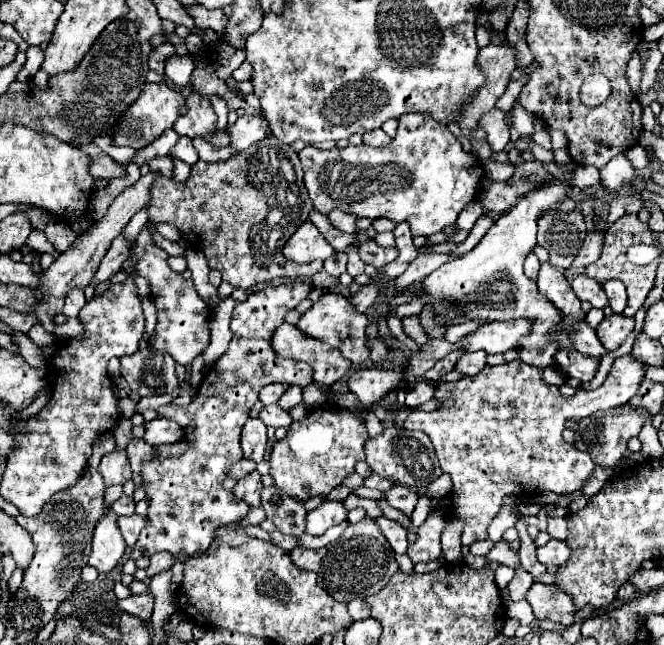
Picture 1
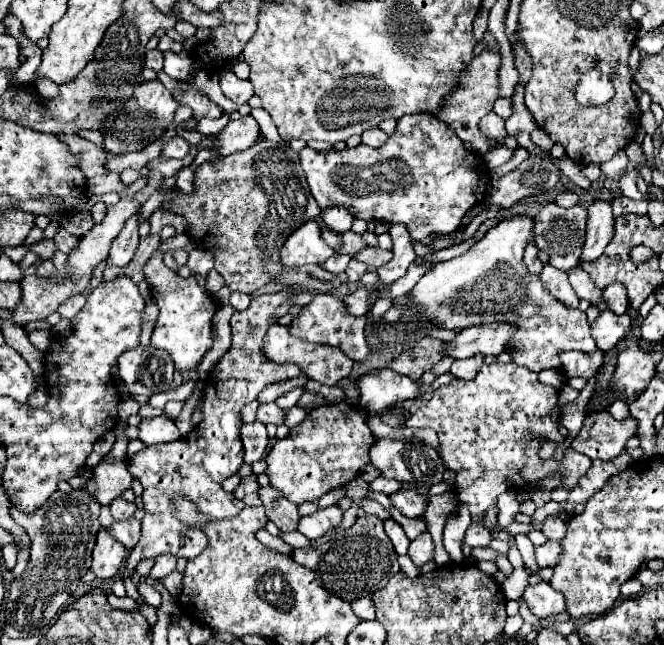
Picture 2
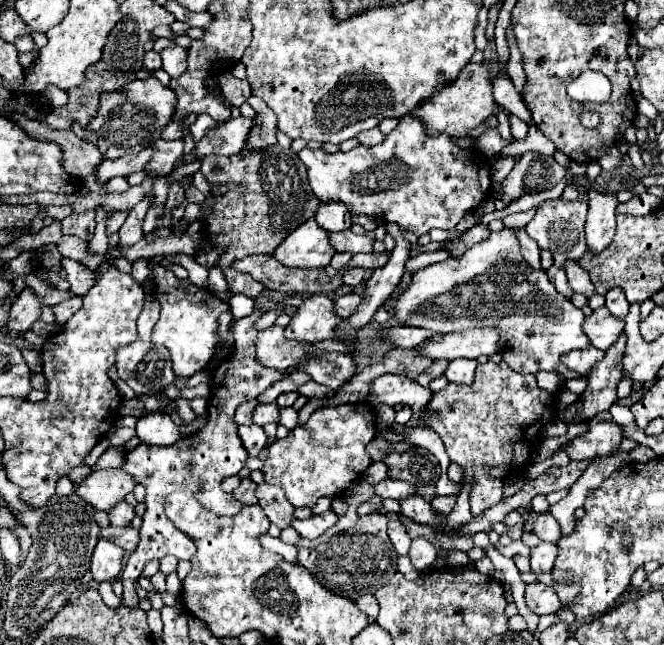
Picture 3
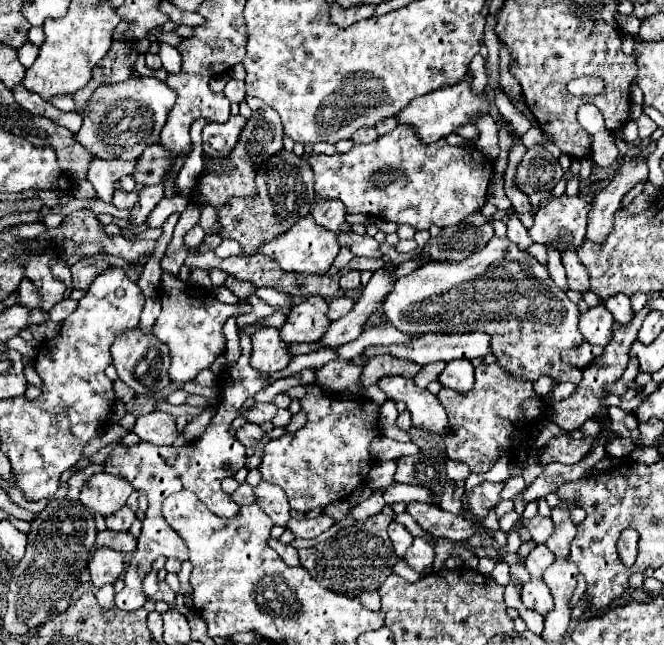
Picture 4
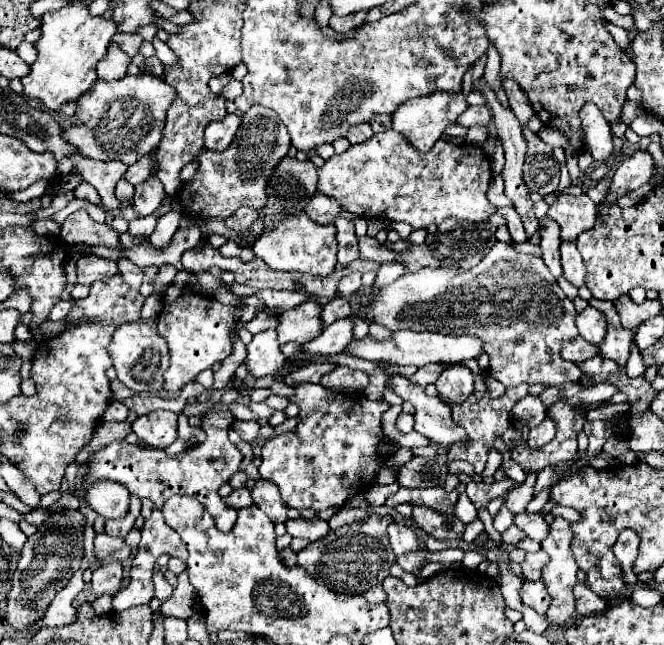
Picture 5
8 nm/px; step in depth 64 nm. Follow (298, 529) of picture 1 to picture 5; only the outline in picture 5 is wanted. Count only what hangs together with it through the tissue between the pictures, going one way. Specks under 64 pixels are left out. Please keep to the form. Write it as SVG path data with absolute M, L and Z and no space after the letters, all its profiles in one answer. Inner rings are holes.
M258 480L254 484L254 488L250 490L254 504L264 510L264 514L268 514L274 522L286 522L286 512L288 506L284 504L276 484L268 482L268 480Z

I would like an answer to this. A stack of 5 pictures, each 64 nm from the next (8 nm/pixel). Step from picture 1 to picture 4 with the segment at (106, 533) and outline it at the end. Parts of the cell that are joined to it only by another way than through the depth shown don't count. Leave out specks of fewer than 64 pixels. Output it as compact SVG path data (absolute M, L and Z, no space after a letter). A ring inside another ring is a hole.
M98 548L88 568L92 574L92 584L96 588L102 588L104 584L114 584L124 570L122 554L106 550L106 548Z

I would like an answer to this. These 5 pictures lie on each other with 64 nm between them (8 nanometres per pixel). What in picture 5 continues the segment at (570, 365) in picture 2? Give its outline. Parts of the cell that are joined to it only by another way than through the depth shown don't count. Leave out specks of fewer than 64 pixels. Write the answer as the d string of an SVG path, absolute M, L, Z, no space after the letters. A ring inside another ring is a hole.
M580 336L562 344L562 356L564 356L564 360L570 360L570 362L584 362L584 360L596 356L596 352L598 352L598 348L588 344Z

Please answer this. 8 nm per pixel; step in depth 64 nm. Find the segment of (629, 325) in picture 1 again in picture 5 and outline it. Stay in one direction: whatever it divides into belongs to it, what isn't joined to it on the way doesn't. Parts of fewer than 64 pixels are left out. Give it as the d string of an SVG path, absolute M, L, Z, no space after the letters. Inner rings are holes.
M586 306L578 316L576 316L576 326L580 336L594 344L600 346L600 342L604 340L604 332L606 332L606 320L604 314L592 306Z

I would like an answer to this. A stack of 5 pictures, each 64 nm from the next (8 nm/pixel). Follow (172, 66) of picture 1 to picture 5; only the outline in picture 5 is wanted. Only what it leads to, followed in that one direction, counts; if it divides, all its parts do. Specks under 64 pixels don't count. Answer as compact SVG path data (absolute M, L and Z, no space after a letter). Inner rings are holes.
M154 38L154 40L152 40L152 44L154 44L154 50L156 50L158 60L160 60L164 66L168 66L168 64L176 64L176 62L178 62L176 54L166 46L166 42L162 42L162 40Z

